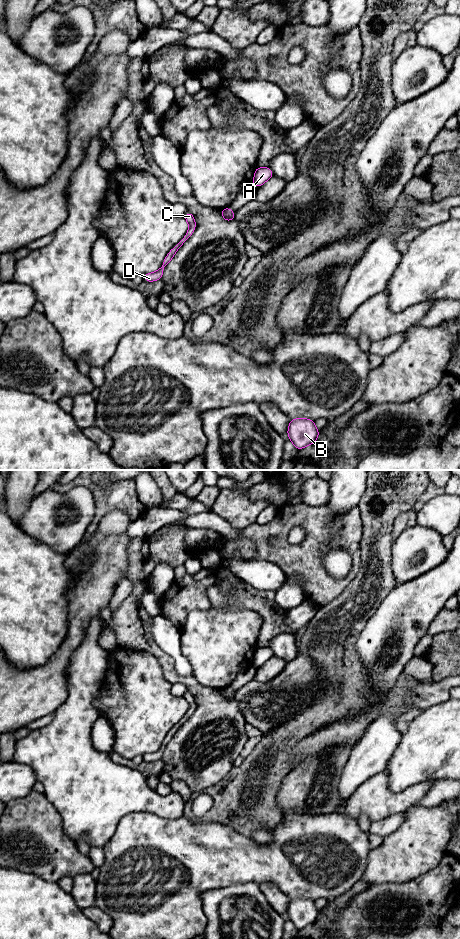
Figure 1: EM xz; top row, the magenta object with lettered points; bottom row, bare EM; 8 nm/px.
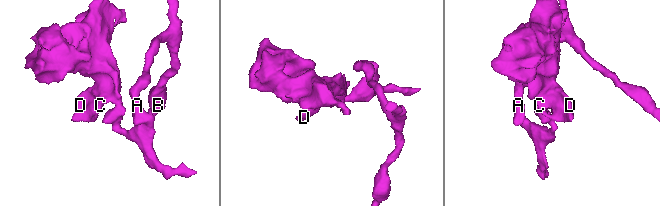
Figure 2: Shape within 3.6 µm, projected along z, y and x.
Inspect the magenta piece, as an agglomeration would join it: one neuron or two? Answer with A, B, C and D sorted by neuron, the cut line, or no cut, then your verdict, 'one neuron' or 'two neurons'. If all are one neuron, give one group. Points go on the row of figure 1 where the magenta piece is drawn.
A B / C D; cut in xz along (230, 210), (222, 213); two neurons

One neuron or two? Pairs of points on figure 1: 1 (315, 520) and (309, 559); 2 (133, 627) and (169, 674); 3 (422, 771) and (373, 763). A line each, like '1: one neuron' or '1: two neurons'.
1: one neuron
2: one neuron
3: two neurons

